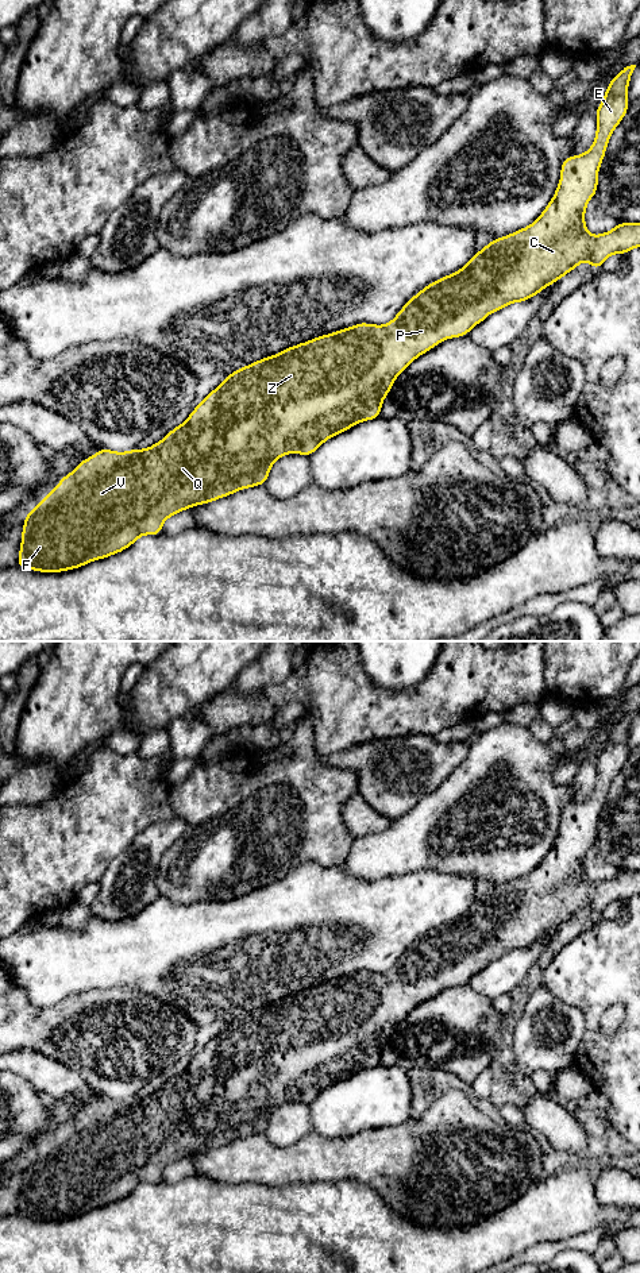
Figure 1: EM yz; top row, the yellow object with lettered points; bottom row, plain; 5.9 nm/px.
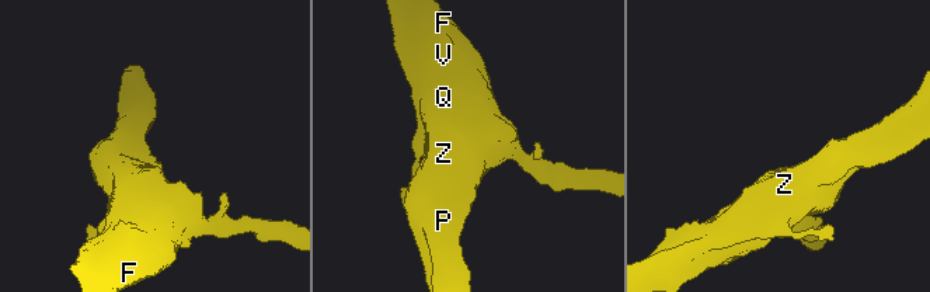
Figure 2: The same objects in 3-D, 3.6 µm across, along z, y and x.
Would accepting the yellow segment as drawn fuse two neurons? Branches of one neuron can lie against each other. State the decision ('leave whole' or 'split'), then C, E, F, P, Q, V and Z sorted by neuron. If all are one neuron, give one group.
leave whole | C E F P Q V Z

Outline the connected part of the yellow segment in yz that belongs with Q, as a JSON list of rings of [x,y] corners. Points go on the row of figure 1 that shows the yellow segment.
[[[636,65],[626,66],[610,80],[594,113],[597,131],[591,147],[581,155],[571,155],[563,161],[555,194],[532,224],[494,239],[482,251],[477,251],[460,270],[428,283],[388,324],[358,323],[288,347],[279,354],[265,356],[235,370],[197,404],[181,425],[173,428],[151,447],[126,452],[100,448],[95,455],[80,462],[70,474],[62,477],[59,483],[24,517],[16,566],[38,572],[80,568],[93,560],[123,552],[140,536],[161,535],[163,522],[176,513],[209,504],[243,489],[265,485],[271,466],[284,455],[311,456],[335,435],[362,421],[381,417],[382,402],[397,377],[415,359],[443,340],[469,335],[473,327],[493,312],[513,302],[529,300],[585,261],[590,262],[591,269],[598,269],[612,254],[624,255],[640,247],[640,221],[617,223],[613,229],[599,235],[590,235],[585,223],[587,202],[597,194],[598,170],[606,154],[606,146],[629,108],[626,93],[635,67]]]

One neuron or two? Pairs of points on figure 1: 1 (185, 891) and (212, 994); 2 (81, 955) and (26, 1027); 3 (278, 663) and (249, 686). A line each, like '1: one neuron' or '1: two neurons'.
1: two neurons
2: two neurons
3: one neuron

